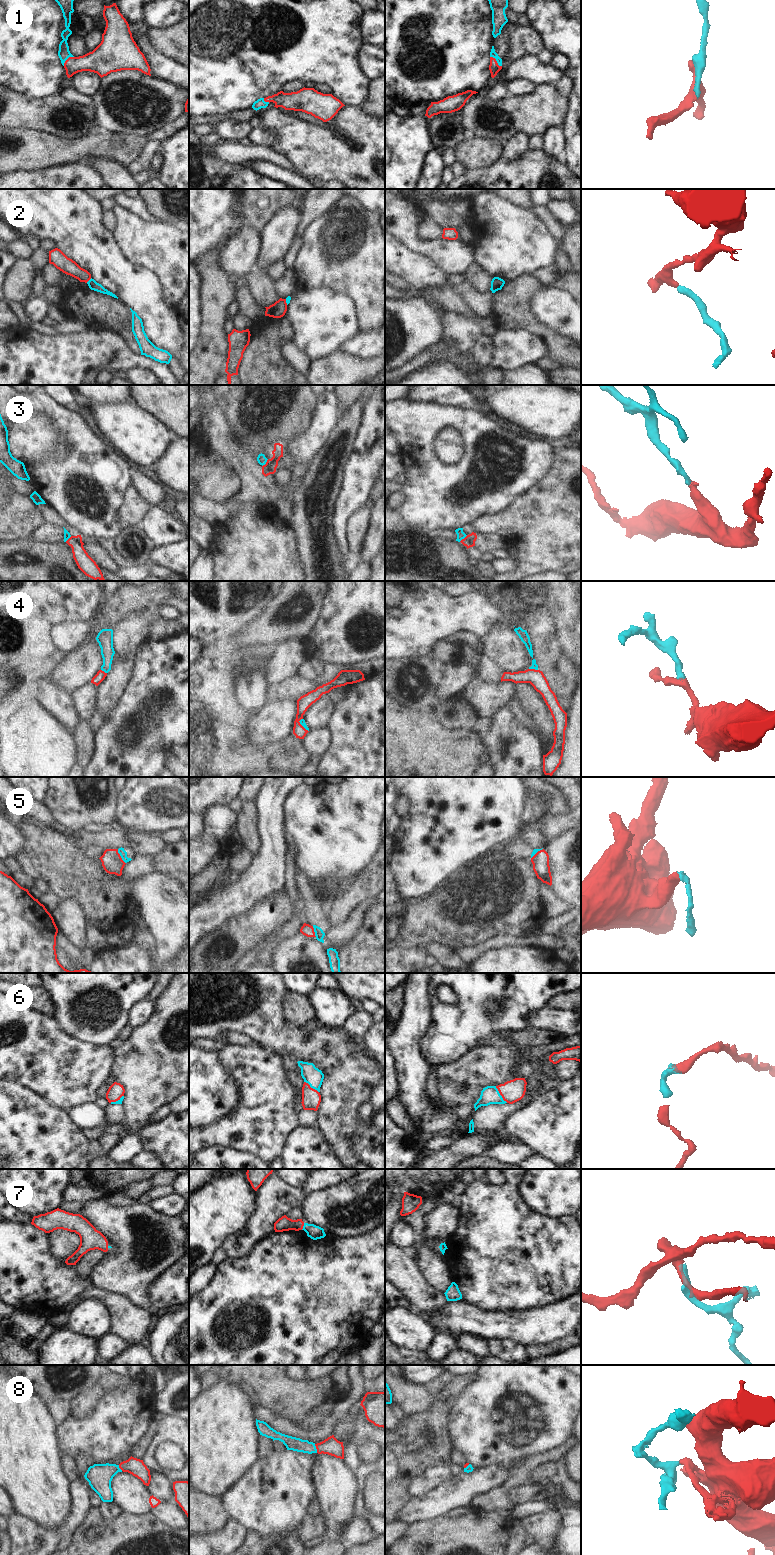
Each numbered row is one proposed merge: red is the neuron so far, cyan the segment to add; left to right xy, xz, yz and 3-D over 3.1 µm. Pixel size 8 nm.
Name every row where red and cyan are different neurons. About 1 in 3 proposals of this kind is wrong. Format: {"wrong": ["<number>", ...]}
{"wrong": ["2", "5"]}

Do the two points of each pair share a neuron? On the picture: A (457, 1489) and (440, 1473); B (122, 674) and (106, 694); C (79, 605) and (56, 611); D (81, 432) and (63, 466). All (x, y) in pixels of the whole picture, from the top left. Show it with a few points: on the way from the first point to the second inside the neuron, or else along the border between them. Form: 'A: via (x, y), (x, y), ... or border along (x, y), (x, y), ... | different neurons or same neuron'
A: border along (454, 1476), (442, 1482), (429, 1493) | different neurons
B: via (117, 679), (111, 689) | same neuron
C: via (73, 605), (62, 605) | same neuron
D: via (81, 441), (81, 450), (72, 459) | same neuron

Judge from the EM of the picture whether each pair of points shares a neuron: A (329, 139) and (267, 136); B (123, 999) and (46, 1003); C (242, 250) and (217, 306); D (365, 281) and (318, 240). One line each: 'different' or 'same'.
A: different
B: different
C: different
D: same

